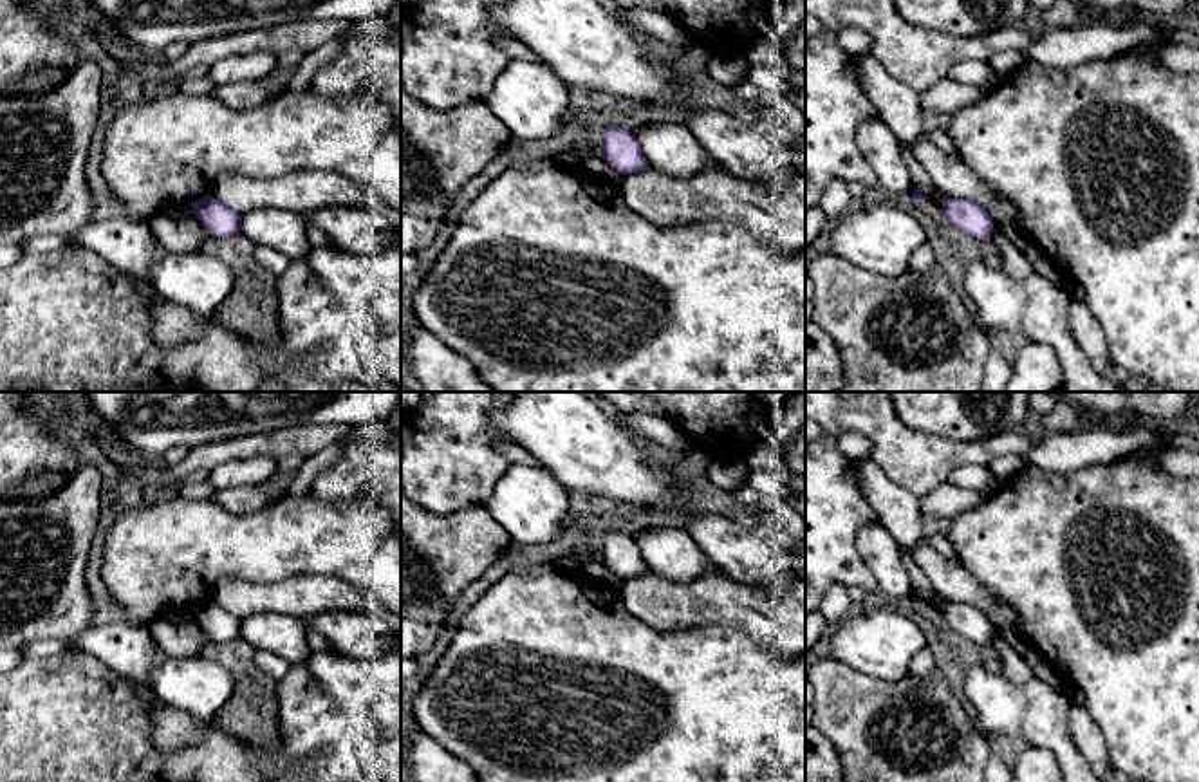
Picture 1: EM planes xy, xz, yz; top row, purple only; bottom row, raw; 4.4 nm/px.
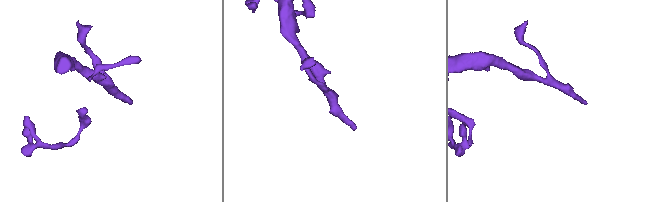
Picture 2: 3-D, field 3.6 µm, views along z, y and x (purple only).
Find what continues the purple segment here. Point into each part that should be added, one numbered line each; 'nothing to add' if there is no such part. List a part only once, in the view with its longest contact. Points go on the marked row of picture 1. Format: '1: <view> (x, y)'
nothing to add

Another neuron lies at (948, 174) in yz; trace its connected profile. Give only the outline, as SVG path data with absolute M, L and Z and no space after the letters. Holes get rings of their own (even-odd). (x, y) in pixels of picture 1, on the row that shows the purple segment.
M928 132L917 139L912 152L941 193L981 204L1029 262L1035 264L1042 256L1040 247L1024 231L1017 206L986 186L957 155L939 150Z

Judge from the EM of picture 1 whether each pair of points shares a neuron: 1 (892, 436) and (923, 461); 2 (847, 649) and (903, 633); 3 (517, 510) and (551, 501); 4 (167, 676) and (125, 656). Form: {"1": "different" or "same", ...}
{"1": "same", "2": "same", "3": "same", "4": "different"}

